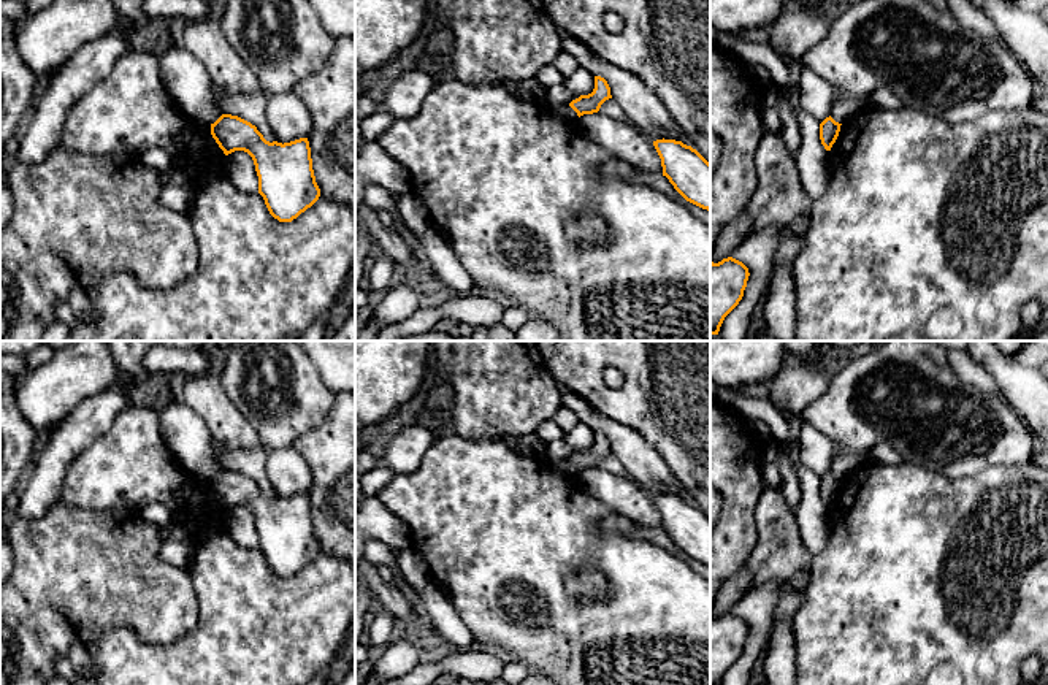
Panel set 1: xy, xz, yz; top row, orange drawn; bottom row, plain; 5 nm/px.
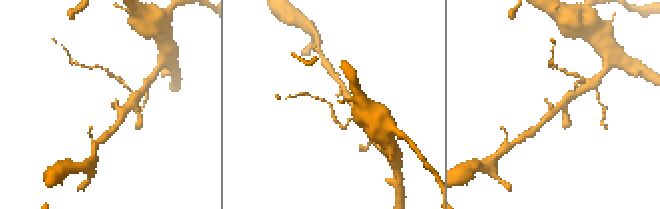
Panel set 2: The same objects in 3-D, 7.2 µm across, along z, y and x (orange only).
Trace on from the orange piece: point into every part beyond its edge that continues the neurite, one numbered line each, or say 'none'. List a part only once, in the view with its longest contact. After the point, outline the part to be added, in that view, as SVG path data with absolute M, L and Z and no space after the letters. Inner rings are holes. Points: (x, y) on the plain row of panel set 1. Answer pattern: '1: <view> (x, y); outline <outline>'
none

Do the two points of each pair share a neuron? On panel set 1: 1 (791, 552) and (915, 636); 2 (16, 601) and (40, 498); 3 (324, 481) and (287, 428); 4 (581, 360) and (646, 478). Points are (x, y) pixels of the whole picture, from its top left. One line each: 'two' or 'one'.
1: two
2: two
3: two
4: two

